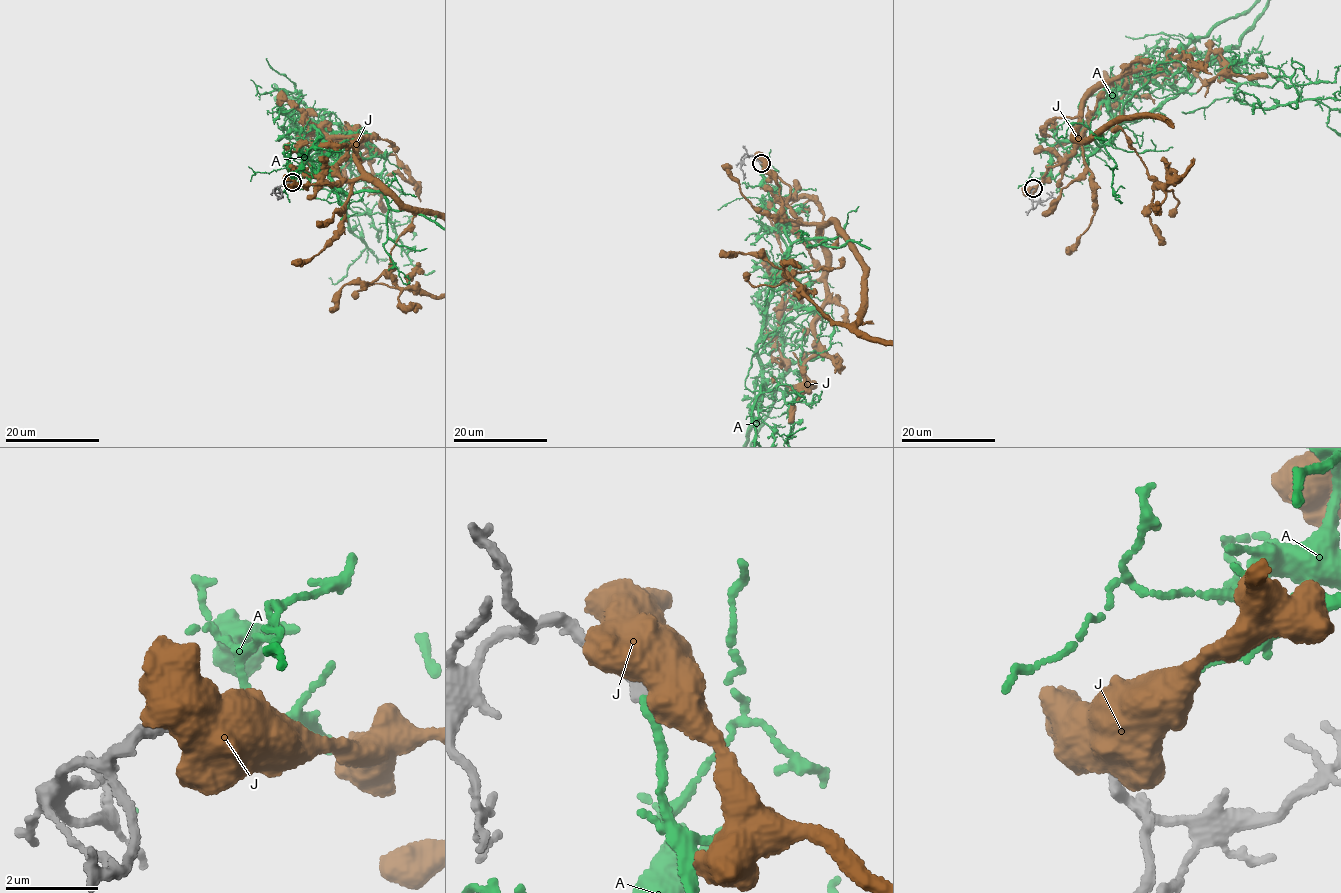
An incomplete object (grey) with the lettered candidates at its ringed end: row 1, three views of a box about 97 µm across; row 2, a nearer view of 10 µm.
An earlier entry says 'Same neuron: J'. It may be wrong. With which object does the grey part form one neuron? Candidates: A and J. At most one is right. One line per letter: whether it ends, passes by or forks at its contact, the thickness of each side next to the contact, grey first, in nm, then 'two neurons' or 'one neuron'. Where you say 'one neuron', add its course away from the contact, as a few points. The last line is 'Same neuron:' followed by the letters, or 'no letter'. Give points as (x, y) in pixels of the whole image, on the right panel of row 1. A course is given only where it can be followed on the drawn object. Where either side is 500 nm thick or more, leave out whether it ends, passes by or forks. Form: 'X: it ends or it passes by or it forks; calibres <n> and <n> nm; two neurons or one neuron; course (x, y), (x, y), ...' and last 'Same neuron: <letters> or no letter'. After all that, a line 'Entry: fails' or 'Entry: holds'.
A: it ends; calibres 240 and 170 nm; two neurons
J: calibres 260 and 800 nm; two neurons
Same neuron: no letter
Entry: fails

